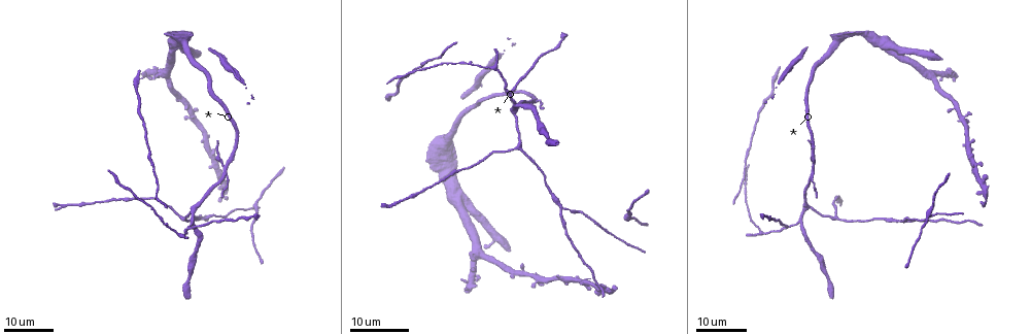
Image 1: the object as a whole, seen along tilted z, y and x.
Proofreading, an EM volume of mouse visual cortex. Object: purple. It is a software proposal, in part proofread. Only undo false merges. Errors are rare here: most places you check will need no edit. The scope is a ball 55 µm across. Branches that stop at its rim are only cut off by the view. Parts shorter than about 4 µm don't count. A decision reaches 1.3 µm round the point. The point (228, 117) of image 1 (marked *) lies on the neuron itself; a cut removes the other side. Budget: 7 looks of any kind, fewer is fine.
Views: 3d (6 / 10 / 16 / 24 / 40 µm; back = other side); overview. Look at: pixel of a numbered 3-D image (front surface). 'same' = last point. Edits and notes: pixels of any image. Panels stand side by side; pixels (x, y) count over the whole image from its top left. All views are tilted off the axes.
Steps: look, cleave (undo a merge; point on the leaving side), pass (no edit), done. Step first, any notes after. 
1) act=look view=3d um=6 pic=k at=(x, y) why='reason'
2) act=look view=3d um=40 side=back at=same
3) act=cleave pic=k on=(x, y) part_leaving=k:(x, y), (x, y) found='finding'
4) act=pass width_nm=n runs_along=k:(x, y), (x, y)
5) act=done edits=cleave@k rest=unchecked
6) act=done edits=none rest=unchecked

act=look view=3d um=16 pic=1 at=(814, 167) why='thin arm on a thick one'

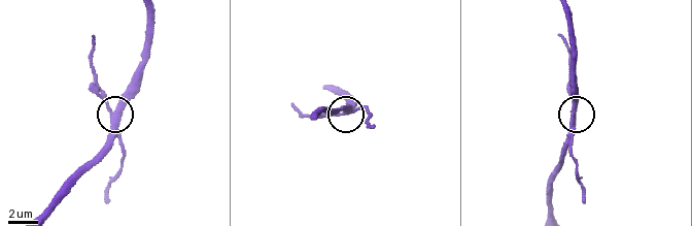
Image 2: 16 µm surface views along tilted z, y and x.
act=look view=3d um=10 pic=2 at=(112, 111)

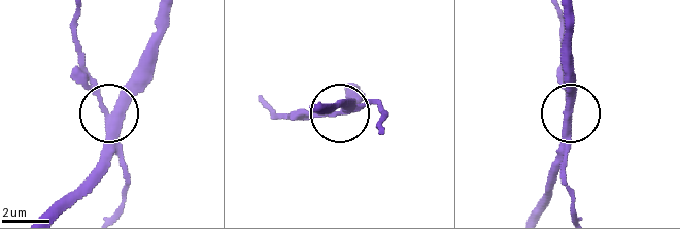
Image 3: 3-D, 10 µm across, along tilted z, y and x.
act=cleave pic=3 on=(118, 165) arms=3 found='a second neuron is stuck on'

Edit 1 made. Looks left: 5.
act=look view=overview

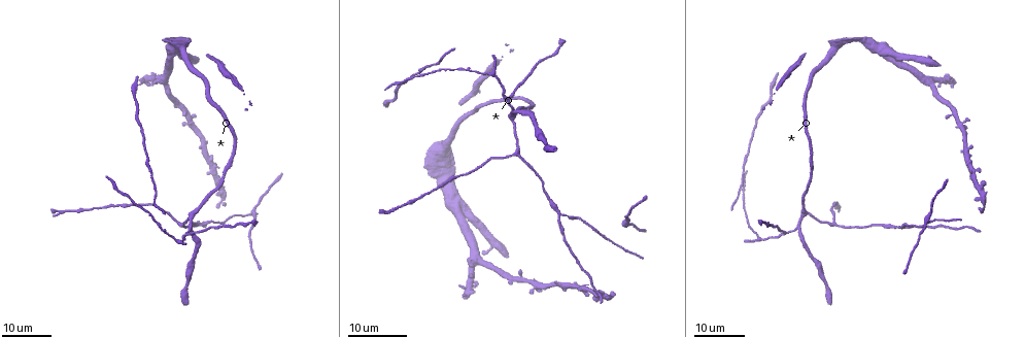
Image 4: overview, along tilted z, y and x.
act=look view=3d um=24 pic=4 at=(253, 211)

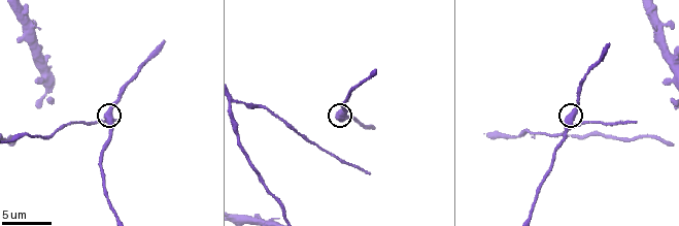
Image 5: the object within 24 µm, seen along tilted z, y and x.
act=look view=3d um=10 pic=5 at=(109, 113)

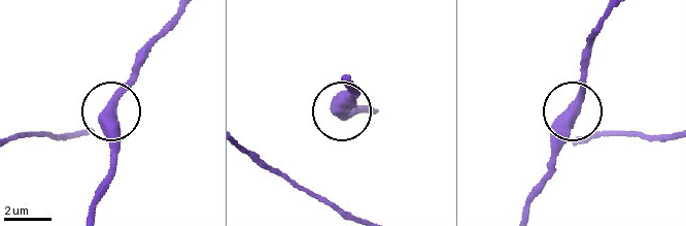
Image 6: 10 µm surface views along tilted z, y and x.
act=pass found='continuous, no second neuron'

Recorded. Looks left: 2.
act=look view=3d um=16 pic=5 at=(508, 137) why='branch point'

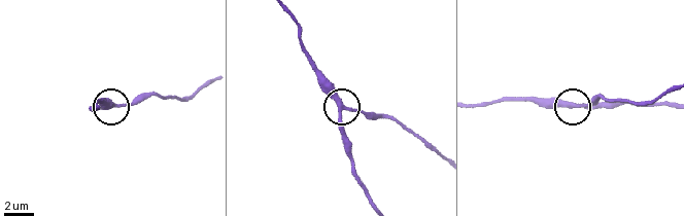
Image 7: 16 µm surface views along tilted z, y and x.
act=pass width_nm=270 runs_along=7:(475, 105), (503, 101), (607, 105) found='all the same neuron'

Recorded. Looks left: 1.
act=done edits=cleave@3 rest=unchecked

